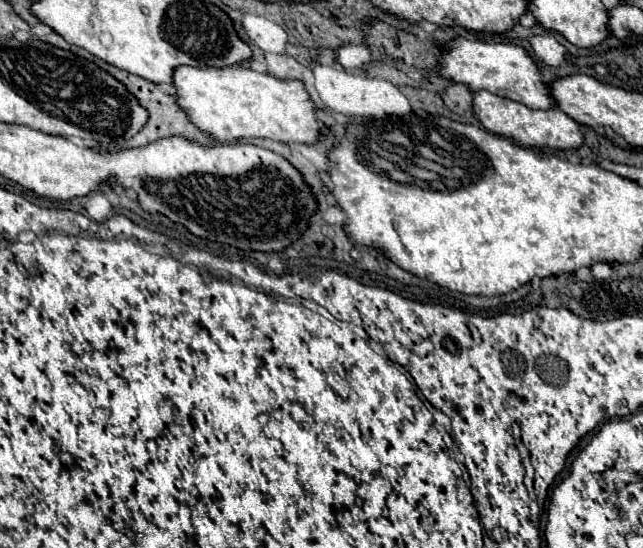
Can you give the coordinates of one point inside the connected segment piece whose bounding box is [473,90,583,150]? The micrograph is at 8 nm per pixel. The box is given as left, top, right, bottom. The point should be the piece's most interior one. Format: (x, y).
(552, 128)

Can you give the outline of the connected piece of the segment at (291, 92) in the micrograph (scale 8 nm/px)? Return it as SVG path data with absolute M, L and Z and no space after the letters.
M177 66L173 70L173 98L189 122L219 142L239 138L269 138L277 142L313 144L327 126L315 118L315 104L297 80L279 80L243 66Z

